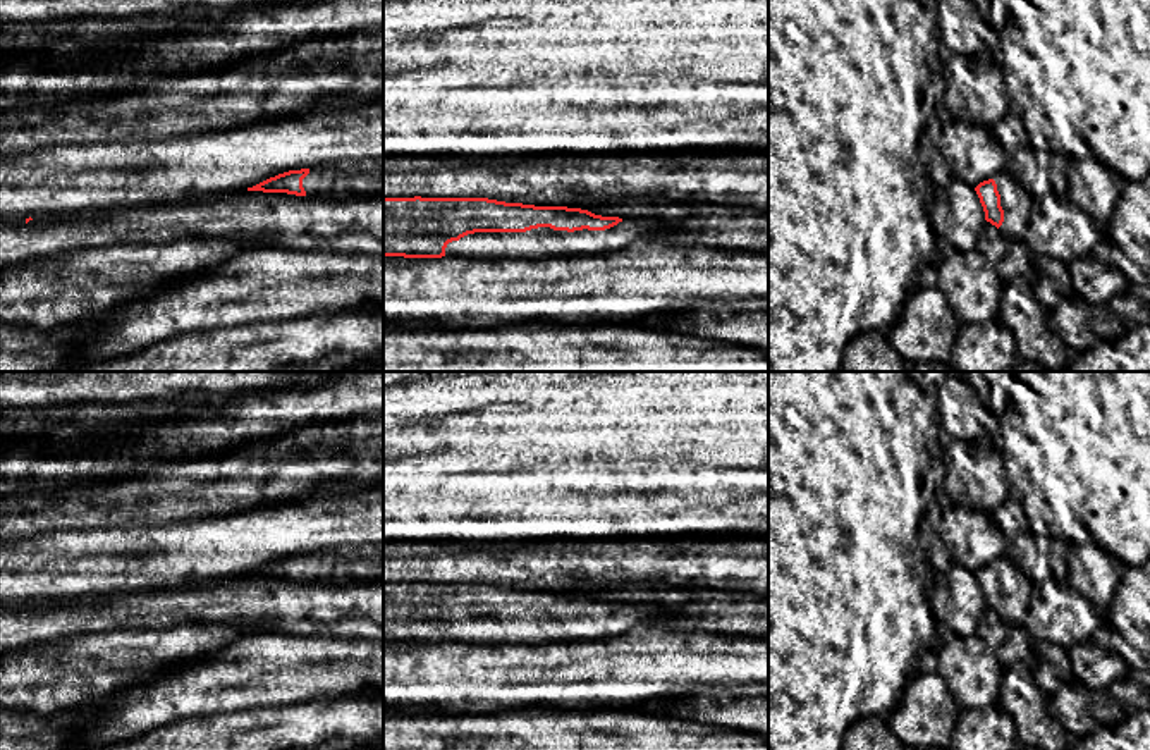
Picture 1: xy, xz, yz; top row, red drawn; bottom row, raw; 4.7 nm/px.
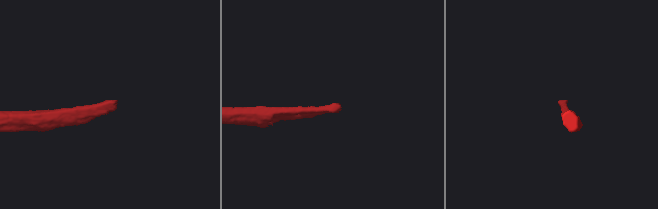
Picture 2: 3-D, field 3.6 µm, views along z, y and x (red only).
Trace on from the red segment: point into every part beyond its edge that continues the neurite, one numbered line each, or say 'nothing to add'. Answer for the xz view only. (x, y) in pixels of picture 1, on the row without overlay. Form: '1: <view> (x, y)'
1: xz (542, 628)

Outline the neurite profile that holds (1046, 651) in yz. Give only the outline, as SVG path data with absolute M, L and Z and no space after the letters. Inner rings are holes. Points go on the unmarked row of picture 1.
M1037 640L1033 642L1033 650L1040 659L1033 669L1033 678L1047 697L1055 695L1066 683L1074 679L1066 649L1052 642Z

